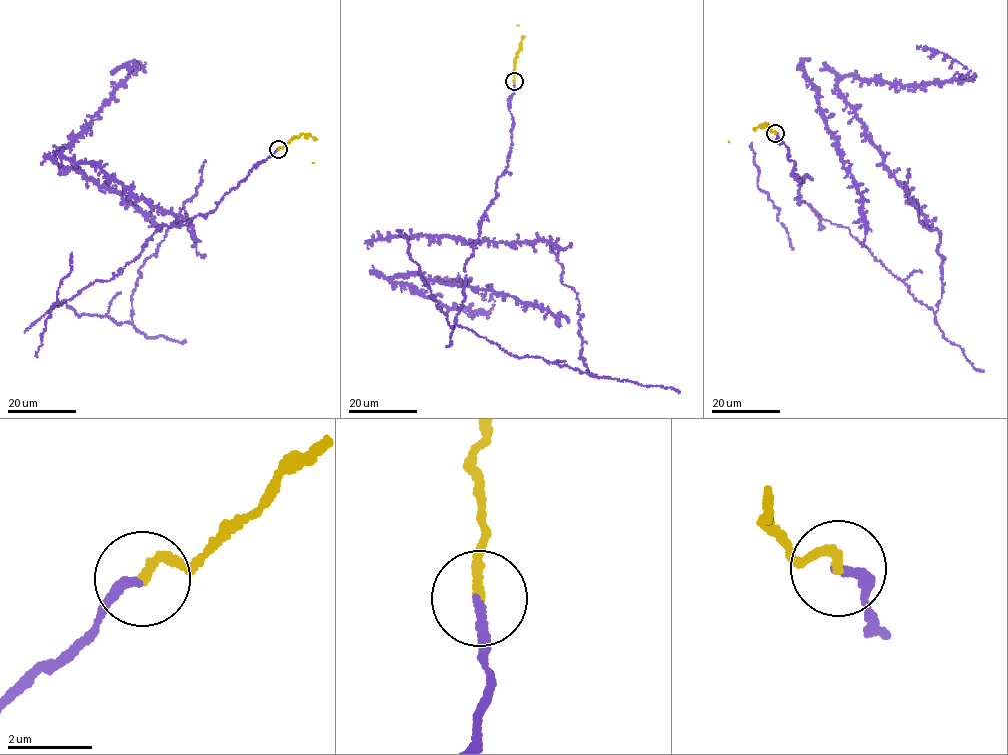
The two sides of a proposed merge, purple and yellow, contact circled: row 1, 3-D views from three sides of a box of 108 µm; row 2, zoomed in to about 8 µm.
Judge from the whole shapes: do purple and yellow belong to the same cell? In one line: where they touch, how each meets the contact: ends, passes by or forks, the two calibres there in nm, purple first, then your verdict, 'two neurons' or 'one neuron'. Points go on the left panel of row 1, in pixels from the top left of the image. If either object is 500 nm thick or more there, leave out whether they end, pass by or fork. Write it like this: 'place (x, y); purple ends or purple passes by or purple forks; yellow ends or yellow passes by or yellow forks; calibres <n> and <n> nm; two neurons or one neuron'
place (278, 149); purple ends; yellow ends; calibres 200 and 190 nm; two neurons

